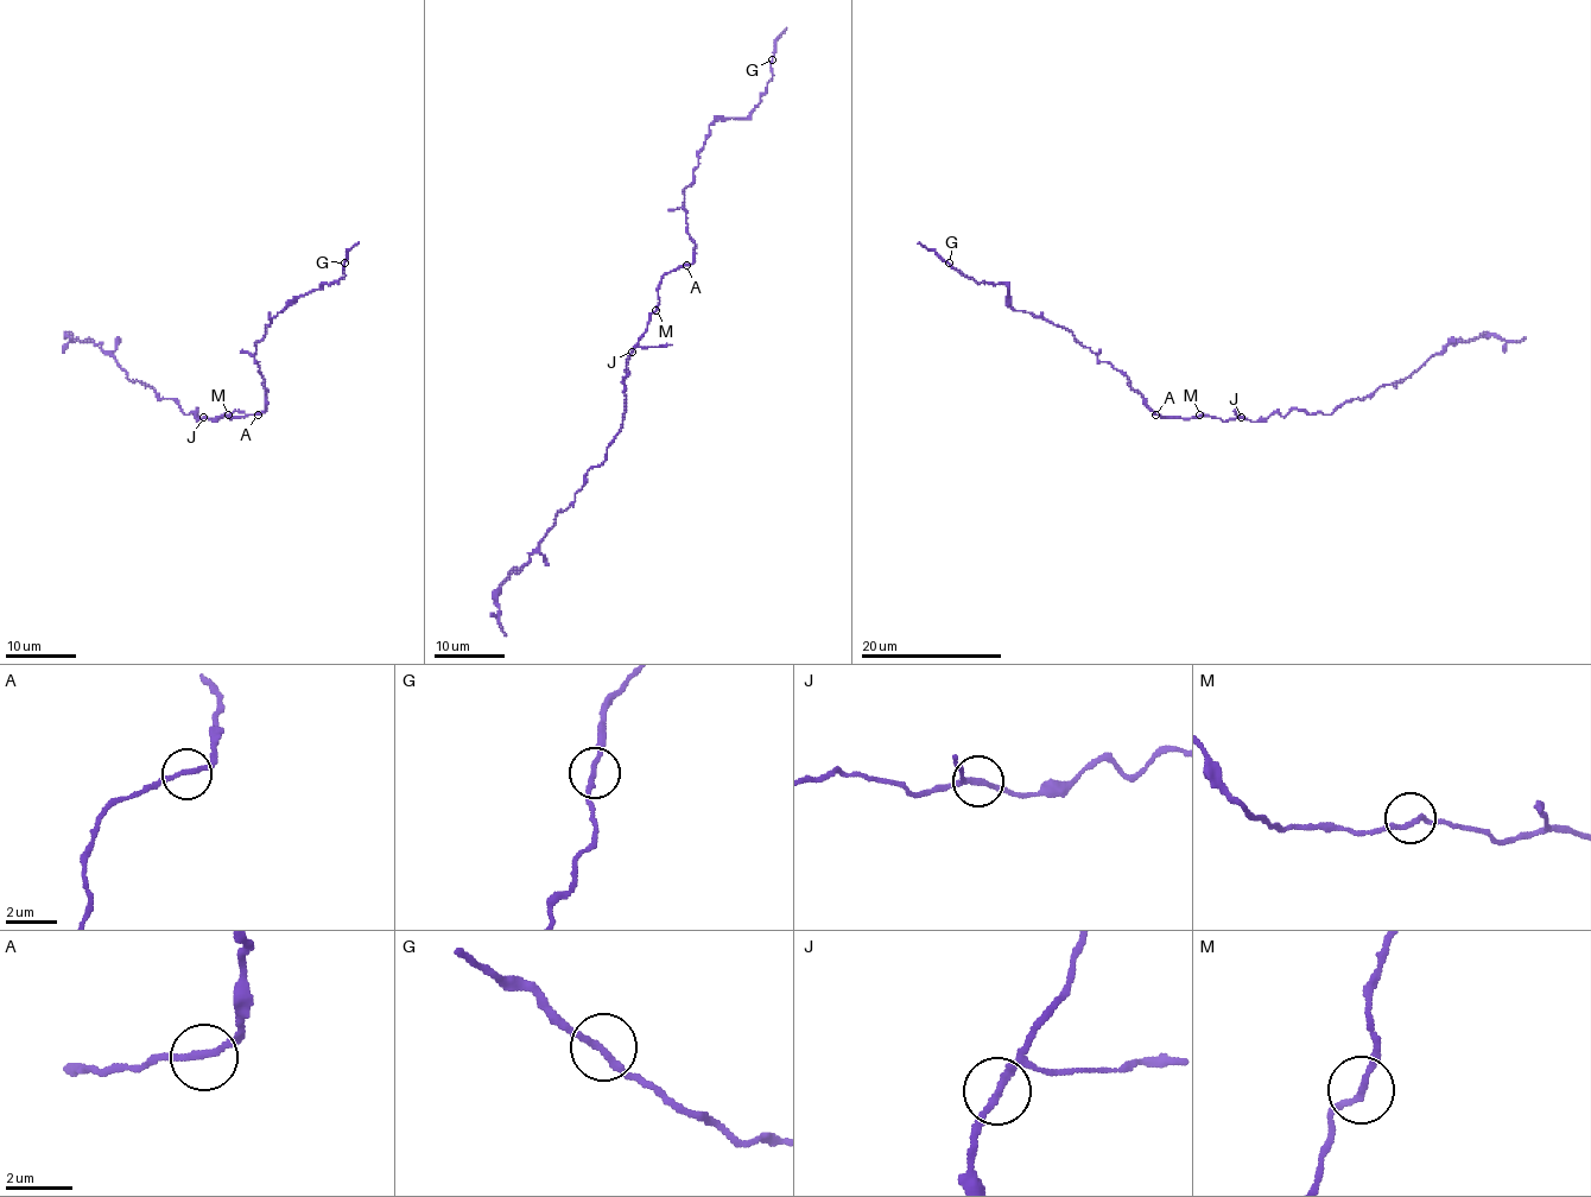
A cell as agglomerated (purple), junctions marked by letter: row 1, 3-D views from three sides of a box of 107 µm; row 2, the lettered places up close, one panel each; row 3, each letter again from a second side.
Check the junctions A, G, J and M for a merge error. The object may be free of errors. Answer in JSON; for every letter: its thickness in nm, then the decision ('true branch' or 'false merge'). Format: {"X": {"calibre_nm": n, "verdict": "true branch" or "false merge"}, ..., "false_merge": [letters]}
{"A": {"calibre_nm": 180, "verdict": "true branch"}, "G": {"calibre_nm": 180, "verdict": "true branch"}, "J": {"calibre_nm": 190, "verdict": "true branch"}, "M": {"calibre_nm": 180, "verdict": "true branch"}, "false_merge": []}

